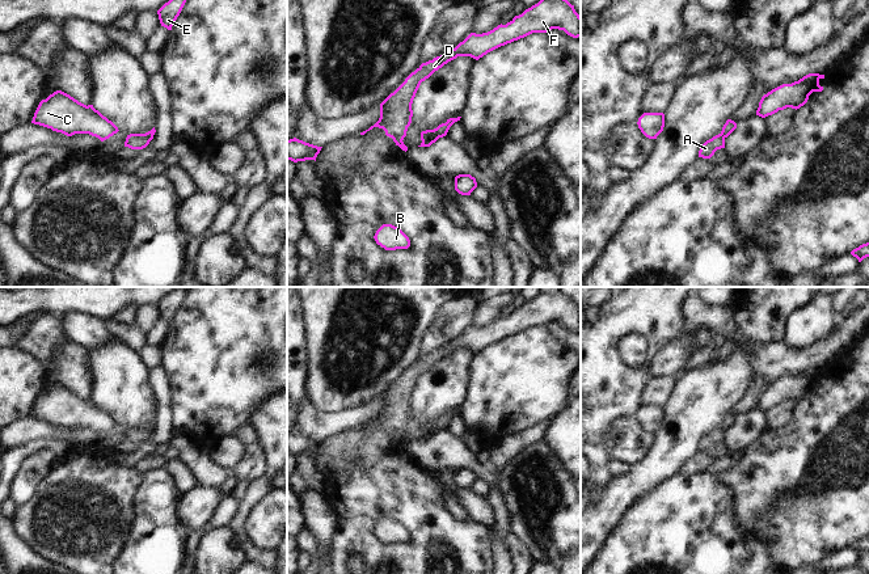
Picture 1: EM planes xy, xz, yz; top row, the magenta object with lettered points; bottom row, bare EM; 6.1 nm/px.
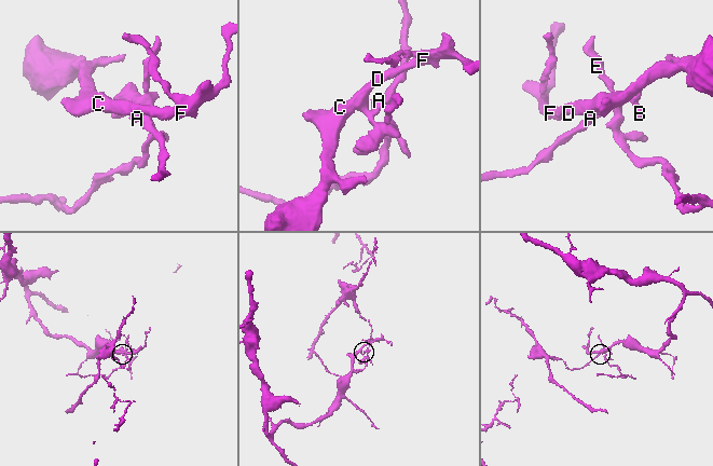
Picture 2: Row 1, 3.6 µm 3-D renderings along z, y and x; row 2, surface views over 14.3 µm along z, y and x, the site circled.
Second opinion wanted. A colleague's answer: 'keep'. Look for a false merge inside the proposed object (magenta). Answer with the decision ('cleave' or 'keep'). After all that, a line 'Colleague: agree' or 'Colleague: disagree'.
cleave
Colleague: disagree

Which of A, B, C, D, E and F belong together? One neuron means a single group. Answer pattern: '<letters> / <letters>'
A / B C D E F

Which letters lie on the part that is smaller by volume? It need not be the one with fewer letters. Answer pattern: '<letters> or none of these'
A

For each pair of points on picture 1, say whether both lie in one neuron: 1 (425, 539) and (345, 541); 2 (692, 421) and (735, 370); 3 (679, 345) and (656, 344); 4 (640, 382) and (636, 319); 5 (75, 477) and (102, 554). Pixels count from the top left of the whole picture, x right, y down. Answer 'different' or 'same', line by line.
1: same
2: same
3: different
4: same
5: same

